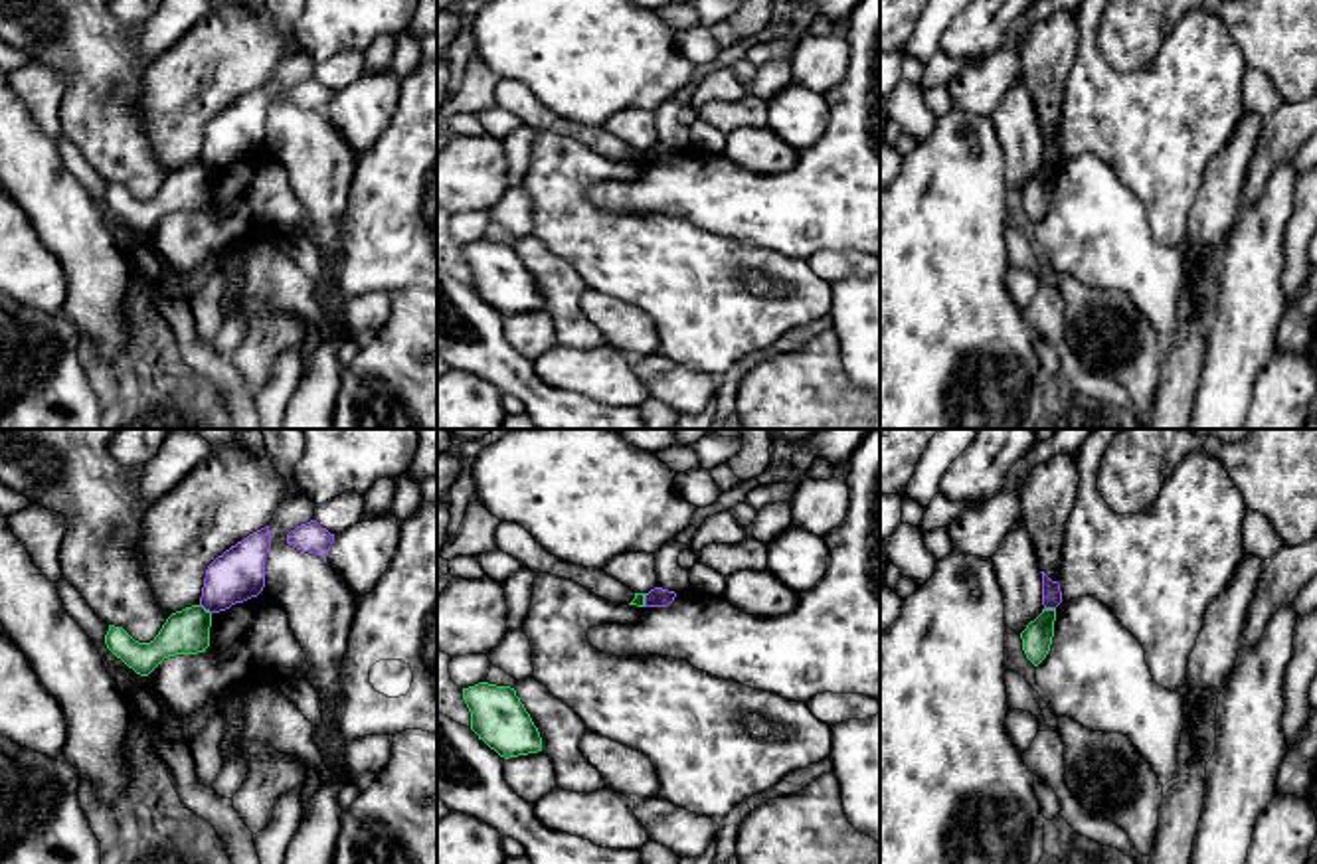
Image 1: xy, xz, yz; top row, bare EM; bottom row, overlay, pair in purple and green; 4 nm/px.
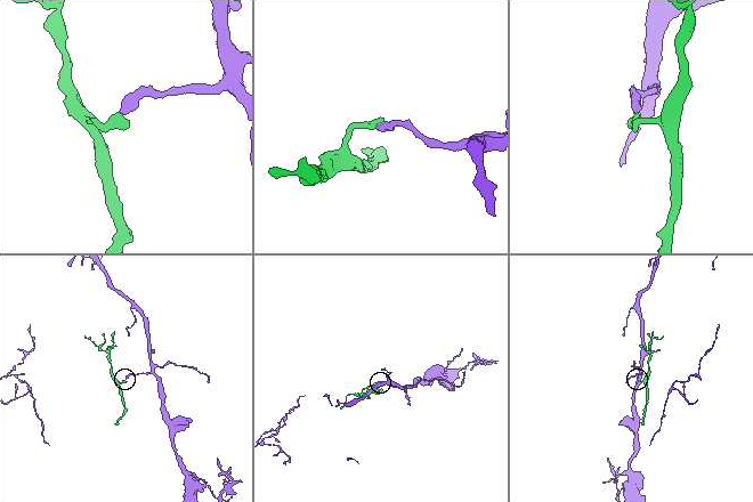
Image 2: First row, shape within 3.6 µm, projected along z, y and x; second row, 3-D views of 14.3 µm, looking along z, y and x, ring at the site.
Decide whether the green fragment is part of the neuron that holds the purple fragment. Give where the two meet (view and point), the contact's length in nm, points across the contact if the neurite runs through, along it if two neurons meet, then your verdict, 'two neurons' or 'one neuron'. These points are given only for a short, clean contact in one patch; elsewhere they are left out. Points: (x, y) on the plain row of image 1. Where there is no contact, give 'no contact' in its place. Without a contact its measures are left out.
xy (206, 167) | 60 nm | along xy (200, 161), (210, 171) | two neurons

